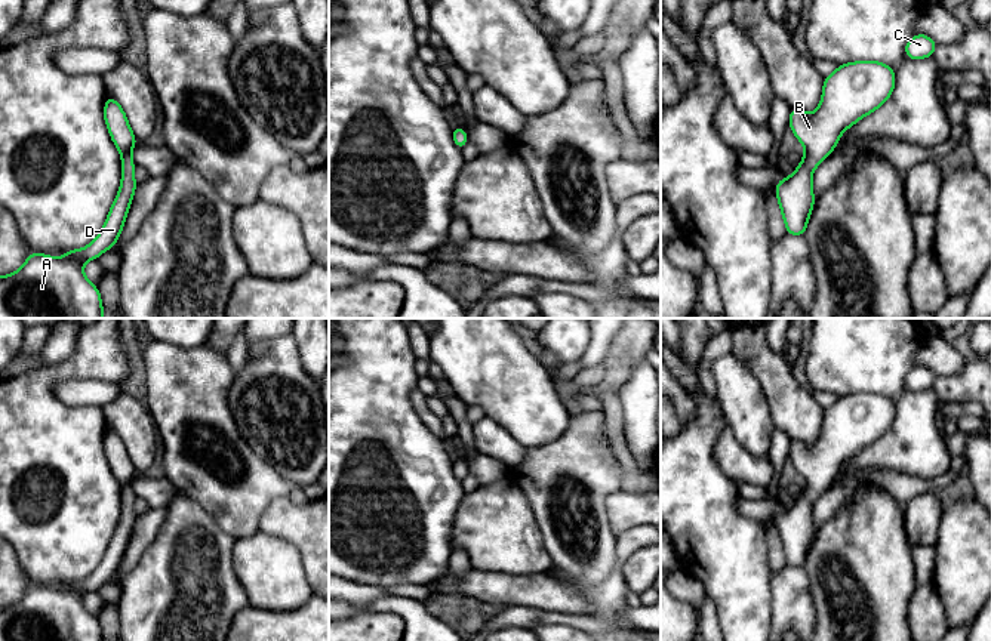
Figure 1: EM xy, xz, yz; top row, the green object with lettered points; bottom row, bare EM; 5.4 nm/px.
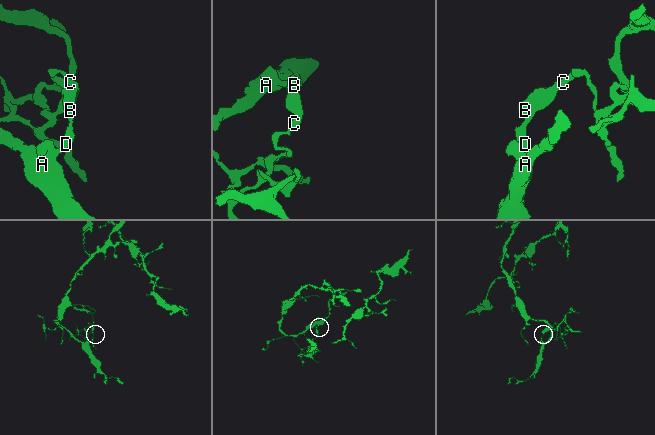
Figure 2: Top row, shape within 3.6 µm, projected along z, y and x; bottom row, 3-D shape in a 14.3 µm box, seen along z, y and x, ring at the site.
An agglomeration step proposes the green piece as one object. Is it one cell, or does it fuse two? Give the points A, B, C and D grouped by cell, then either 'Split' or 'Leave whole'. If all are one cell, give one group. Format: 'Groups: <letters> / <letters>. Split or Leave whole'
Groups: A B C D. Leave whole

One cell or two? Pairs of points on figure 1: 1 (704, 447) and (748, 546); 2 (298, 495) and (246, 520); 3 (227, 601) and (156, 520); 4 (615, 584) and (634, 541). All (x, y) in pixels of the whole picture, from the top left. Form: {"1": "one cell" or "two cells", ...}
{"1": "one cell", "2": "two cells", "3": "two cells", "4": "one cell"}

